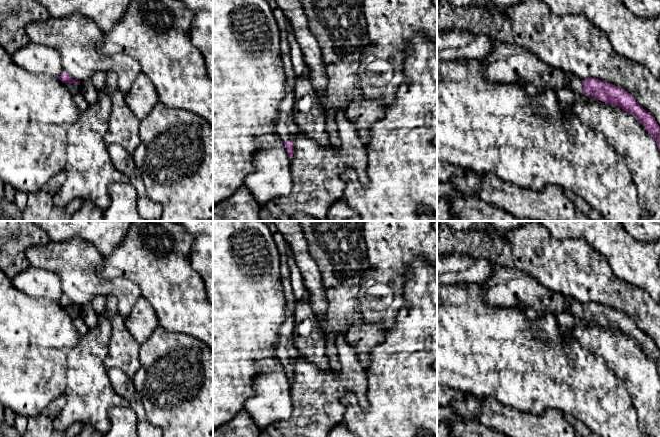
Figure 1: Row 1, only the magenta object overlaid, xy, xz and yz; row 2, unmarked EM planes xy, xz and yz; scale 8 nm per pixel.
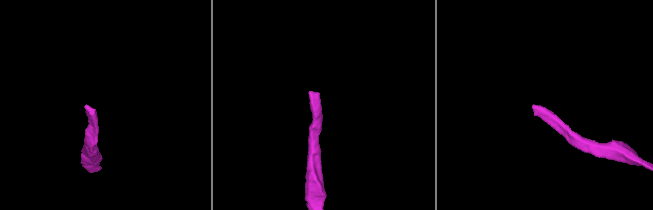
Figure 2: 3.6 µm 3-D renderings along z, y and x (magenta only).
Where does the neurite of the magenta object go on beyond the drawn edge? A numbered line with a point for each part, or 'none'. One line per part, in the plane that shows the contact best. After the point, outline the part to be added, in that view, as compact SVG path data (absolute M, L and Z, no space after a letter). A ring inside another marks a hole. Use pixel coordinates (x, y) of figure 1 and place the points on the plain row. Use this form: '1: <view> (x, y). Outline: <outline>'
1: xy (72, 311). Outline: M64 307L64 308L71 315L72 318L80 314L80 309L75 309L74 307Z

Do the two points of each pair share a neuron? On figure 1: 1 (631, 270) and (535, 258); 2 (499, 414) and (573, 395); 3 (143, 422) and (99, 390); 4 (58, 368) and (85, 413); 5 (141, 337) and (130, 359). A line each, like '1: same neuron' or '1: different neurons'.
1: different neurons
2: different neurons
3: different neurons
4: different neurons
5: different neurons

